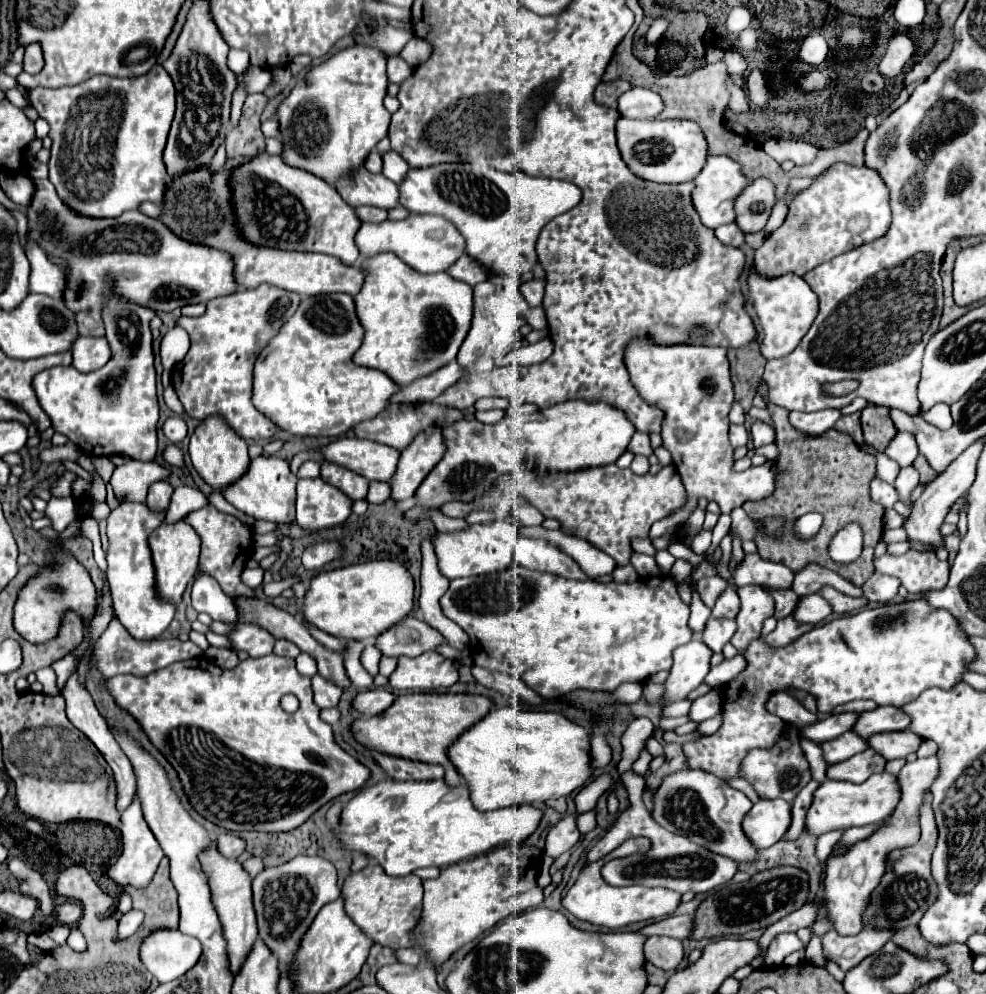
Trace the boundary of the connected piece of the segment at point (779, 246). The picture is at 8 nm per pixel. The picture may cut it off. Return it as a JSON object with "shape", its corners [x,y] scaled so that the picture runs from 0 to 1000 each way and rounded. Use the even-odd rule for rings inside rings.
{"shape":[[[850,163],[801,205],[795,225],[787,233],[783,233],[777,239],[777,243],[767,252],[765,270],[775,280],[795,278],[799,274],[815,278],[819,272],[828,270],[830,266],[834,266],[838,262],[844,262],[846,258],[852,258],[860,252],[866,252],[874,245],[895,239],[897,233],[901,233],[903,225],[905,225],[903,195],[901,195],[897,181],[892,179],[892,175],[888,175],[888,171],[884,171],[884,169],[868,169],[868,167]]]}

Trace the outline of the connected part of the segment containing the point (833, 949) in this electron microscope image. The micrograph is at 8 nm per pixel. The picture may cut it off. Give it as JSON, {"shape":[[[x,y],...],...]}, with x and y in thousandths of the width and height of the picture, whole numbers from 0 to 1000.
{"shape":[[[876,934],[868,942],[852,942],[848,936],[842,936],[834,944],[836,962],[852,972],[854,978],[864,976],[864,972],[870,972],[878,962],[892,956],[903,944],[907,936],[888,936],[888,934]]]}

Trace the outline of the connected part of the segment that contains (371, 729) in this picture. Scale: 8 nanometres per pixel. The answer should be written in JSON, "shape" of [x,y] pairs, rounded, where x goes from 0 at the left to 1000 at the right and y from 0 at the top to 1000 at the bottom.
{"shape":[[[420,696],[404,700],[400,710],[391,716],[377,720],[375,724],[361,724],[359,738],[361,744],[367,746],[371,753],[408,761],[416,765],[448,769],[452,771],[454,753],[462,746],[467,738],[477,734],[485,724],[489,724],[501,712],[501,704],[487,698],[432,698]]]}

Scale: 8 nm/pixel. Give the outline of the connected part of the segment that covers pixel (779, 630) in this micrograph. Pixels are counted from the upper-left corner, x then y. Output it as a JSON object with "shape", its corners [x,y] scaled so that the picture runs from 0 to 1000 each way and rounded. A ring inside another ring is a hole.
{"shape":[[[801,618],[801,620],[789,624],[787,634],[777,640],[777,646],[779,648],[783,646],[783,650],[795,650],[795,648],[801,648],[803,644],[807,644],[809,640],[813,640],[815,636],[819,636],[824,632],[826,632],[826,628],[811,628],[811,626],[807,626],[805,618]]]}

